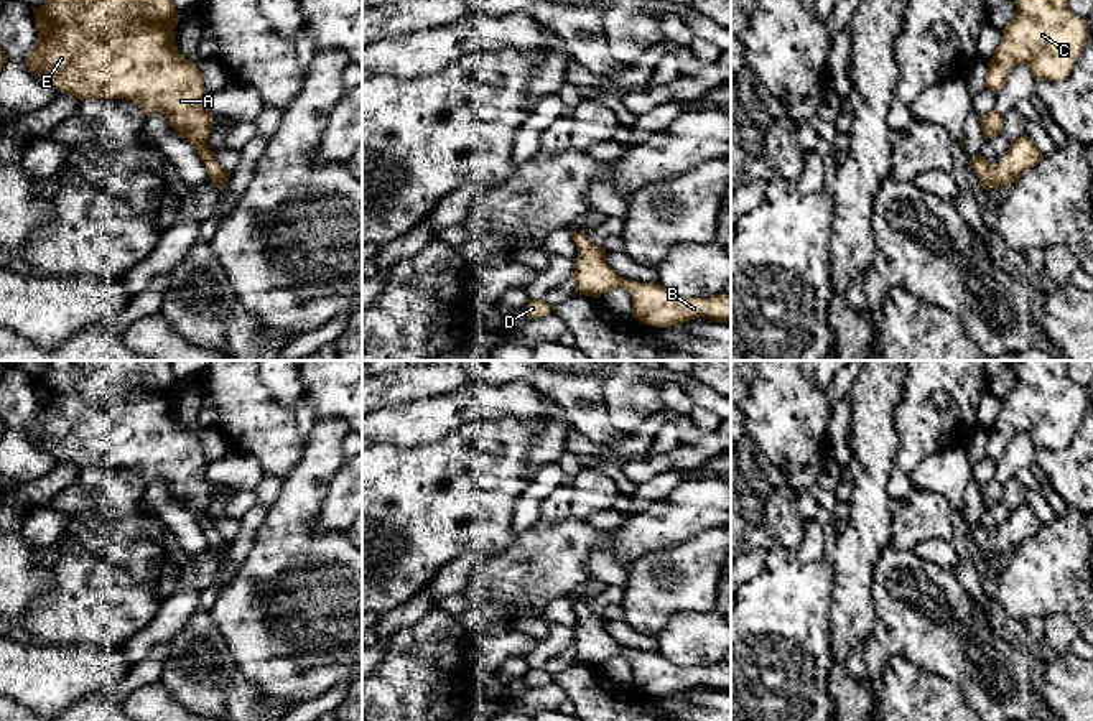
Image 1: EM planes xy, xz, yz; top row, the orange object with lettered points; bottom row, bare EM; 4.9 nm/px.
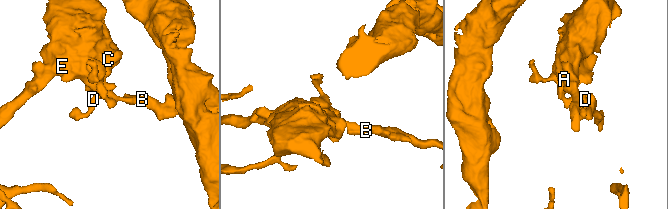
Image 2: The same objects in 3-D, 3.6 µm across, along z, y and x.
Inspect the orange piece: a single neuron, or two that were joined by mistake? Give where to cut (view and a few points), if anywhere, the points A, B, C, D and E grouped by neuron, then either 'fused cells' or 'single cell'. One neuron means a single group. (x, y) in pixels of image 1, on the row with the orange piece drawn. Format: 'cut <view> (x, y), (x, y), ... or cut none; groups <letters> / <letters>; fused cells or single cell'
cut yz (988, 163), (978, 173); groups A C E / B D; fused cells

